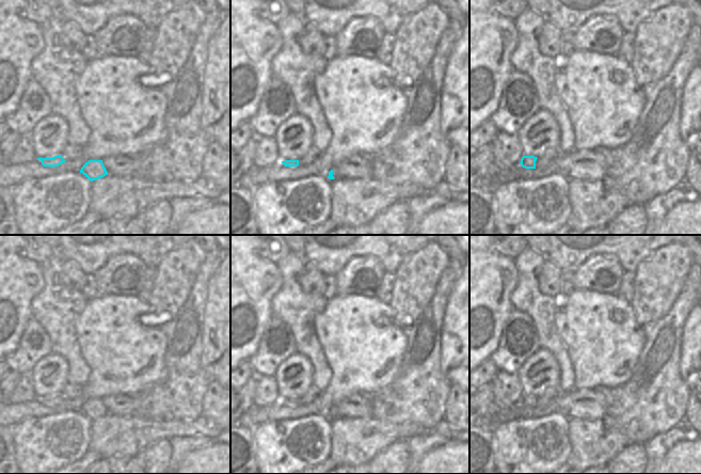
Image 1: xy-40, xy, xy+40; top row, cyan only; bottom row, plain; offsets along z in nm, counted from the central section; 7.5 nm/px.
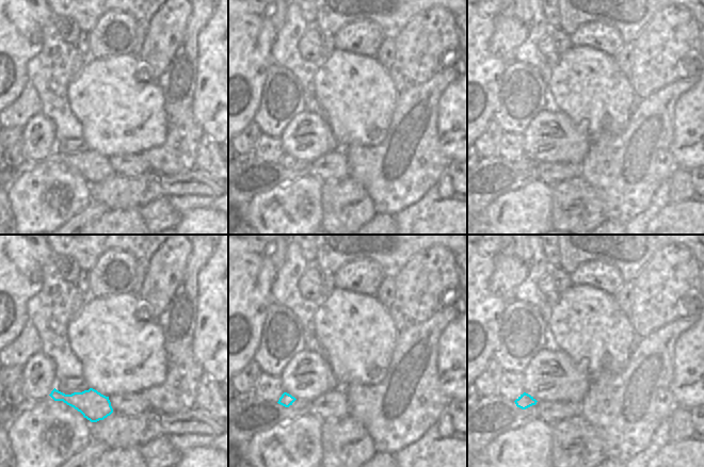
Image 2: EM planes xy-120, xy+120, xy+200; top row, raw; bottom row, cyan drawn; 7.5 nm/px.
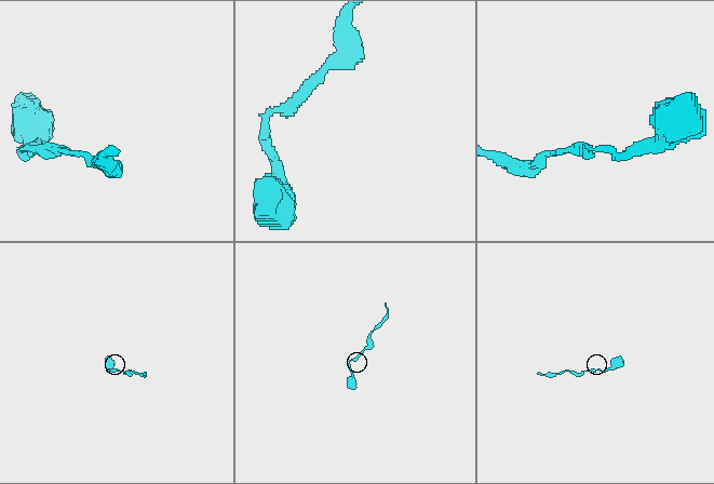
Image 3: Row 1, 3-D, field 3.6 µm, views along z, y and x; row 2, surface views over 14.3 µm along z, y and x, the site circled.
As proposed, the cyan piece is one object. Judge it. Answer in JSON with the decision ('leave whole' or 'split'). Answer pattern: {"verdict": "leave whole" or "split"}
{"verdict": "leave whole"}

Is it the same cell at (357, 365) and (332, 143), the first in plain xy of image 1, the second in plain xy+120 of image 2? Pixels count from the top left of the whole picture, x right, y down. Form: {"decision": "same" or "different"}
{"decision": "different"}

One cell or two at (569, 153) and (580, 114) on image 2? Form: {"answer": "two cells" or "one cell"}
{"answer": "two cells"}

